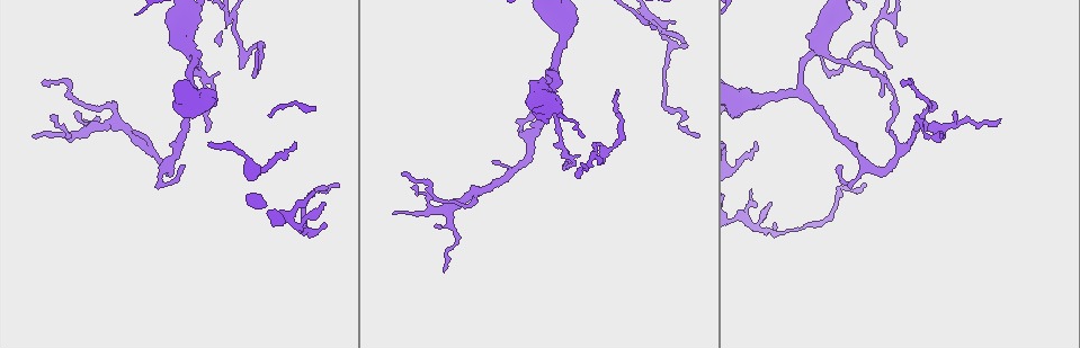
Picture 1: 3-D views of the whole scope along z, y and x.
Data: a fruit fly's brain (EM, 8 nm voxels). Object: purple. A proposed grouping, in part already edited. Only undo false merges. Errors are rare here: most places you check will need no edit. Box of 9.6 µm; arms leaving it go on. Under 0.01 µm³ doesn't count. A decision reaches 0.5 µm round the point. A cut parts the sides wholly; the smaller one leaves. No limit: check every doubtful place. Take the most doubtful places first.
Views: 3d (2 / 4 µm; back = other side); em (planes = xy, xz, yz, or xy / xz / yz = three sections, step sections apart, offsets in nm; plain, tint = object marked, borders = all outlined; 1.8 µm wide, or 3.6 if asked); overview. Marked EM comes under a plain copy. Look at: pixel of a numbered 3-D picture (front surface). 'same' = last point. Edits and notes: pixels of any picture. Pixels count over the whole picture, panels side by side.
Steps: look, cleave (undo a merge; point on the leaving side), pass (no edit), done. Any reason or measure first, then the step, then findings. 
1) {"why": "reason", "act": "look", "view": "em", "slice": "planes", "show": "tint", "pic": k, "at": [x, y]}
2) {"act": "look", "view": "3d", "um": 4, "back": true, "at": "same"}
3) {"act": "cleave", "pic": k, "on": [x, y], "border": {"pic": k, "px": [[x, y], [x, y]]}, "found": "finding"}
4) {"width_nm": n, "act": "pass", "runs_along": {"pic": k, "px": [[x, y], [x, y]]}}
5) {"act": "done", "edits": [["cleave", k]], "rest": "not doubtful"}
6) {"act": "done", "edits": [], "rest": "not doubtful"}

{"why": "two arms in line, one across", "act": "look", "view": "em", "slice": "xz", "step": 16, "show": "tint", "pic": 1, "at": [650, 13]}

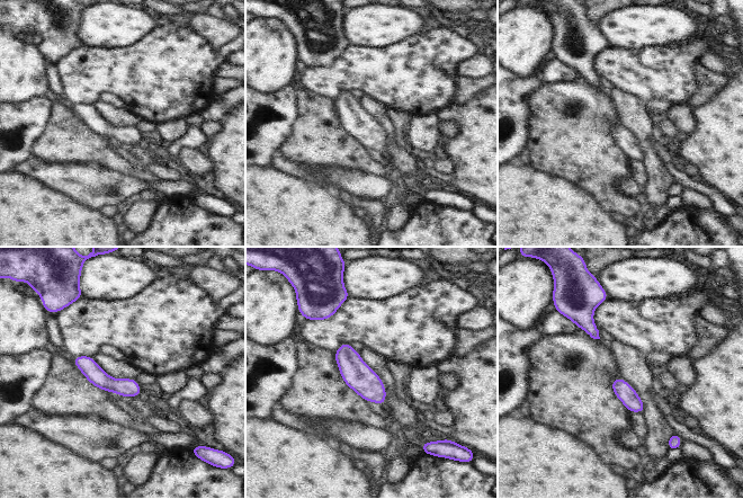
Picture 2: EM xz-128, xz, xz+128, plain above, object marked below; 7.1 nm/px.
{"act": "look", "view": "em", "slice": "planes", "show": "borders", "at": "same"}

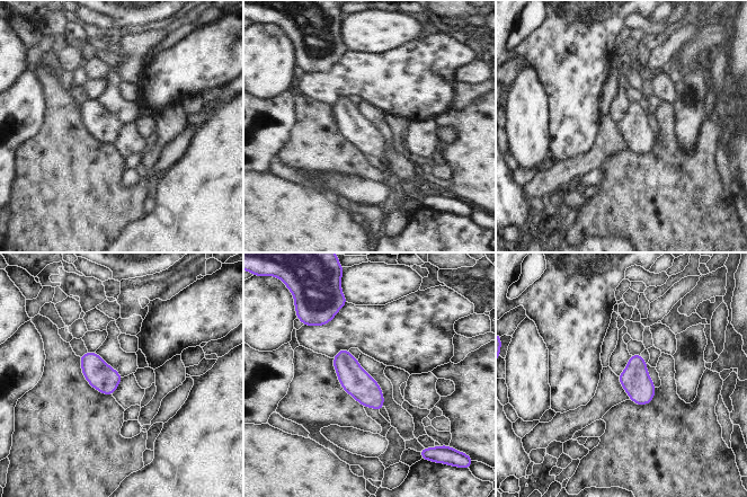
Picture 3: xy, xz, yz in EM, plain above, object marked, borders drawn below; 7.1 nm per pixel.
{"act": "pass", "found": "all the same cell"}

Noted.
{"why": "sharp bend", "act": "look", "view": "3d", "um": 2, "pic": 1, "at": [859, 43]}

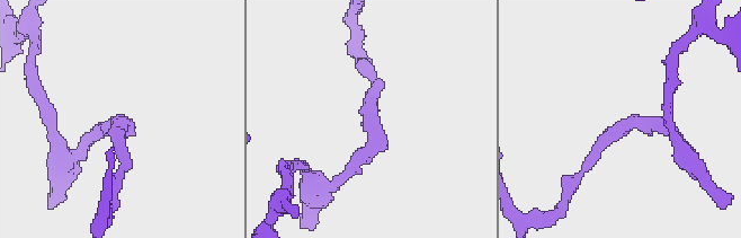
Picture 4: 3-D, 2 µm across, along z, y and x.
{"why": "now the EM", "act": "look", "view": "em", "slice": "xy", "step": 16, "show": "tint", "pic": 4, "at": [374, 126]}

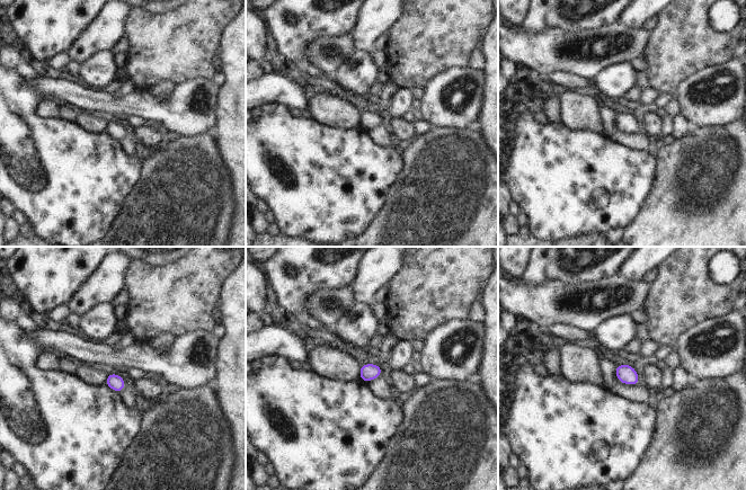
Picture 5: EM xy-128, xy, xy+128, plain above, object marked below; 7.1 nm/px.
{"act": "look", "view": "em", "slice": "planes", "show": "tint", "at": "same"}

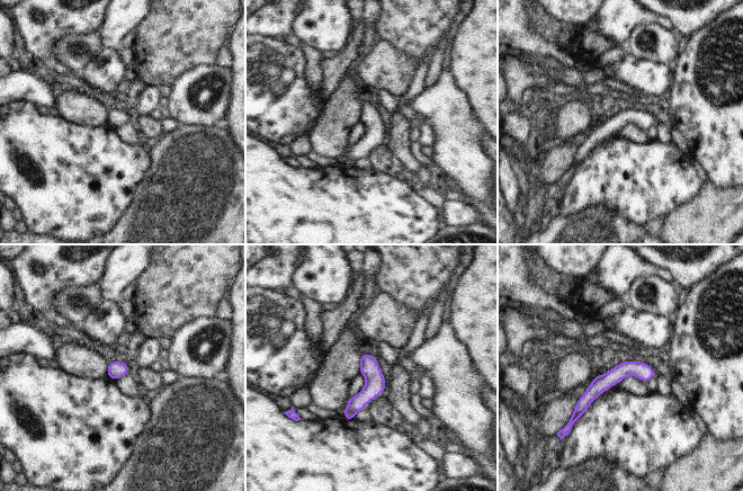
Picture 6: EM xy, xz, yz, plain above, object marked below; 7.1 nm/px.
{"width_nm": 130, "act": "pass", "found": "all the same cell"}

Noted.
{"why": "sharp bend", "act": "look", "view": "3d", "um": 4, "back": true, "pic": 1, "at": [232, 15]}

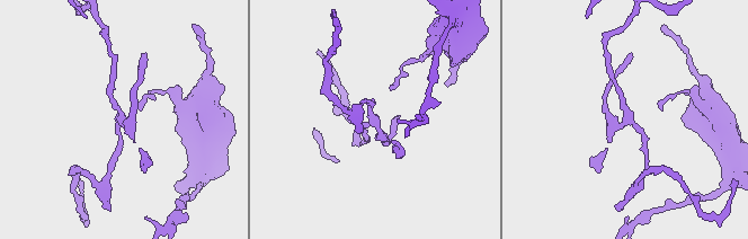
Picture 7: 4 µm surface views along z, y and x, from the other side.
{"why": "now the EM", "act": "look", "view": "em", "slice": "planes", "show": "tint", "pic": 7, "at": [627, 122]}

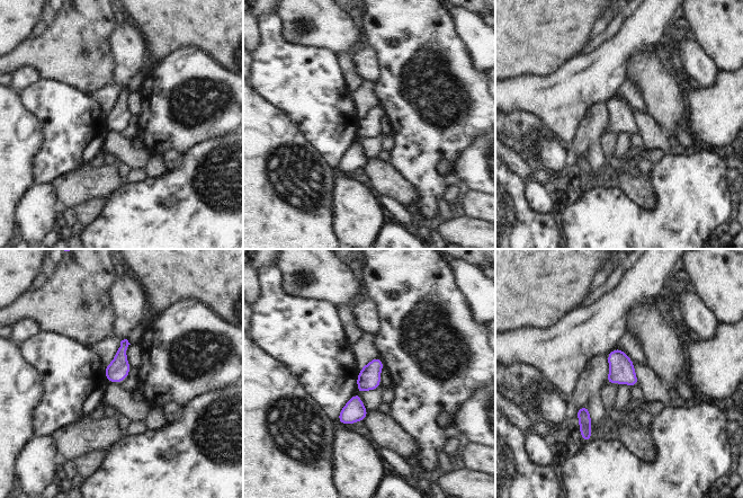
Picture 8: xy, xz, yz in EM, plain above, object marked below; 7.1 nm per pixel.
{"width_nm": 160, "act": "pass", "runs_along": {"pic": 8, "px": [[377, 359], [342, 420]]}, "found": "all the same cell"}

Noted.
{"why": "abrupt turn", "act": "look", "view": "em", "slice": "yz", "step": 4, "show": "tint", "pic": 1, "at": [841, 187]}

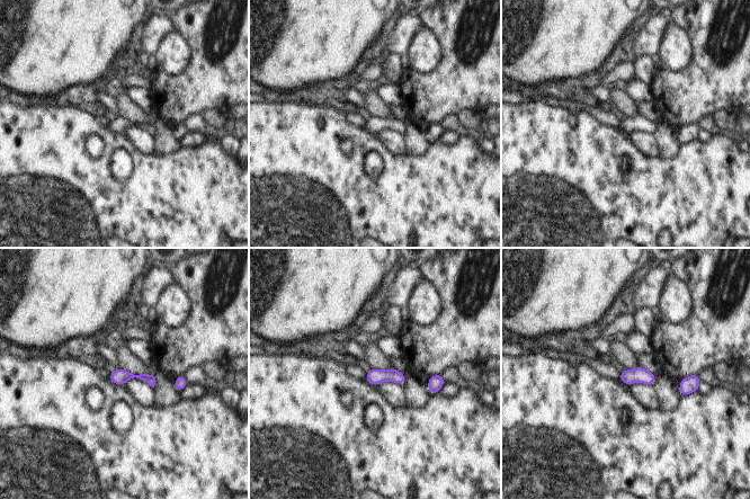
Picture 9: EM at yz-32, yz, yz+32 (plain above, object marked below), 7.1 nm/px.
{"act": "pass", "found": "one cell here"}

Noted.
{"act": "done", "edits": [], "rest": "not doubtful"}

